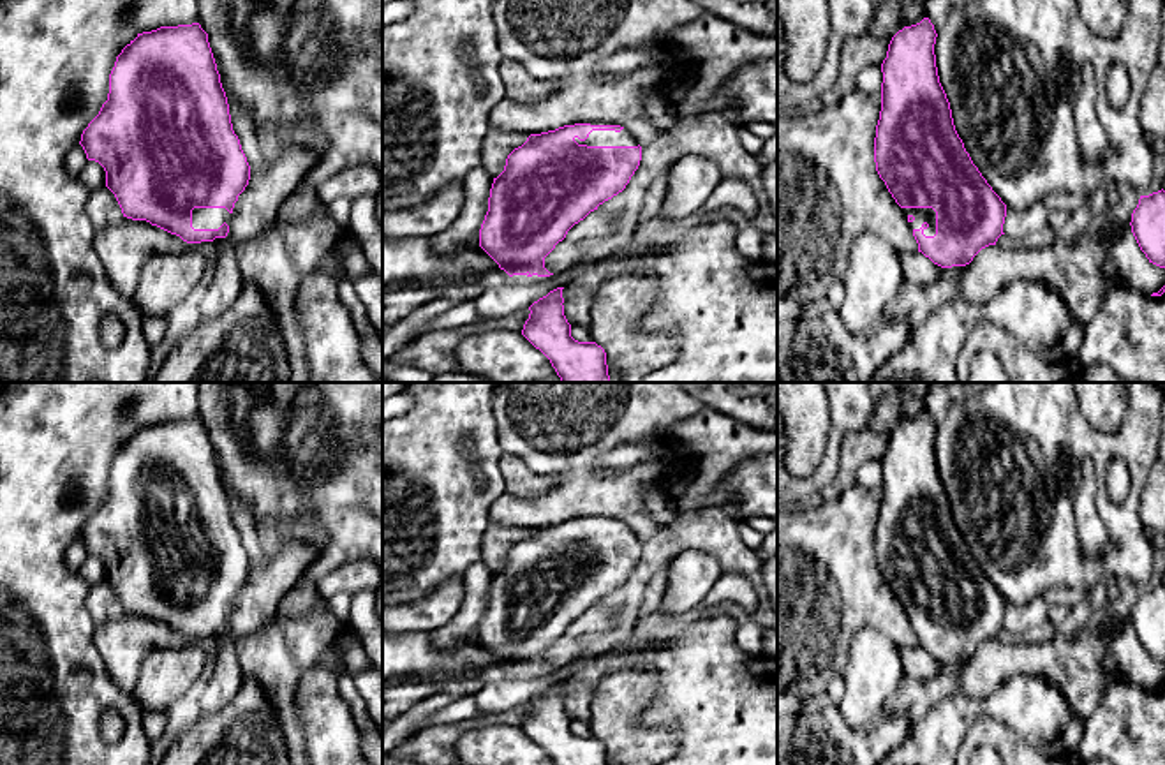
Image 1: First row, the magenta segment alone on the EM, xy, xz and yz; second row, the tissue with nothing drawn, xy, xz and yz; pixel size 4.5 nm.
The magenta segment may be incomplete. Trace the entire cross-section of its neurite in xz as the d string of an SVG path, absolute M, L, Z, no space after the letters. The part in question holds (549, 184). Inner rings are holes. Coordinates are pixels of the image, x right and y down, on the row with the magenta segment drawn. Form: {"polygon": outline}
{"polygon": "M575 123L531 134L508 155L504 171L493 178L479 247L509 277L553 275L545 268L545 257L575 224L626 189L640 160L642 146L620 125Z"}

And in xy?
{"polygon": "M201 25L137 33L116 56L108 100L83 130L79 145L88 160L104 167L106 187L123 217L146 220L187 243L217 245L208 291L201 298L201 319L222 316L243 286L234 245L226 236L234 203L249 185L250 166L233 130L227 97Z"}

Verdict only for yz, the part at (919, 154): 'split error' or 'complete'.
split error

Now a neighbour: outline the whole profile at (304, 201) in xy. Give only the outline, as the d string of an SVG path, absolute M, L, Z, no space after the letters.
M312 183L300 185L280 206L277 220L280 222L301 222L307 220L321 201Z

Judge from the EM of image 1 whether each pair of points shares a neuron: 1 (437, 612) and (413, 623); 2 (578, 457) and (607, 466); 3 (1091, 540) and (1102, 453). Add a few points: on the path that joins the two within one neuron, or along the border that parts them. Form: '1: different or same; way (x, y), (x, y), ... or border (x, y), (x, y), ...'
1: same; way (432, 614), (418, 617)
2: different; border (631, 441), (610, 448), (594, 471)
3: different; border (1088, 457), (1072, 501), (1074, 526)

